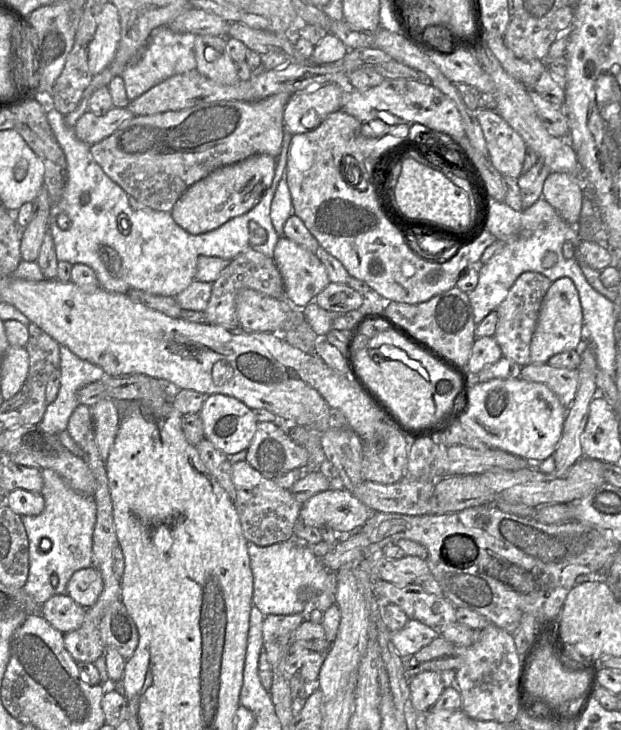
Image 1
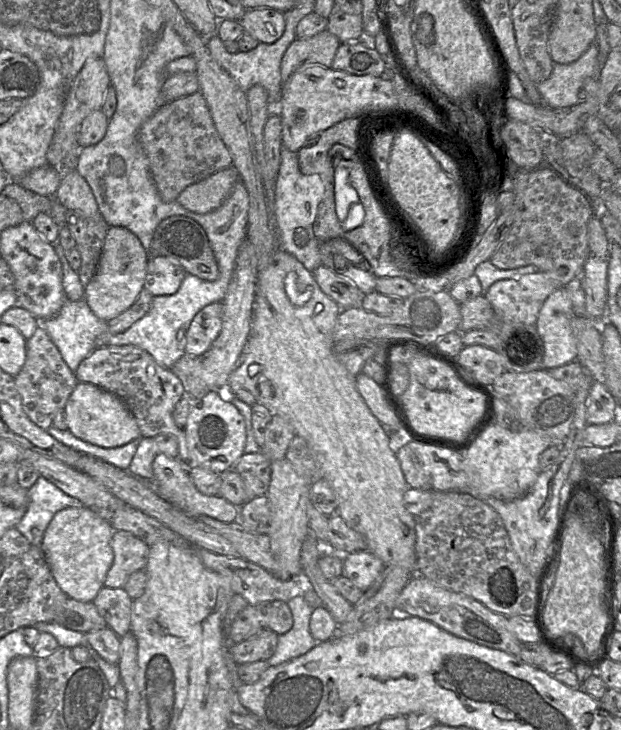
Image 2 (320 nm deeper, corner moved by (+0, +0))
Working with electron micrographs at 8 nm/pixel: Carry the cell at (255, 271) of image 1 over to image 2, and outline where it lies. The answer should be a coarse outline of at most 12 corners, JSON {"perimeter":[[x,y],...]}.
{"perimeter":[[211,303],[192,319],[185,354],[199,357],[222,327],[223,304]]}

